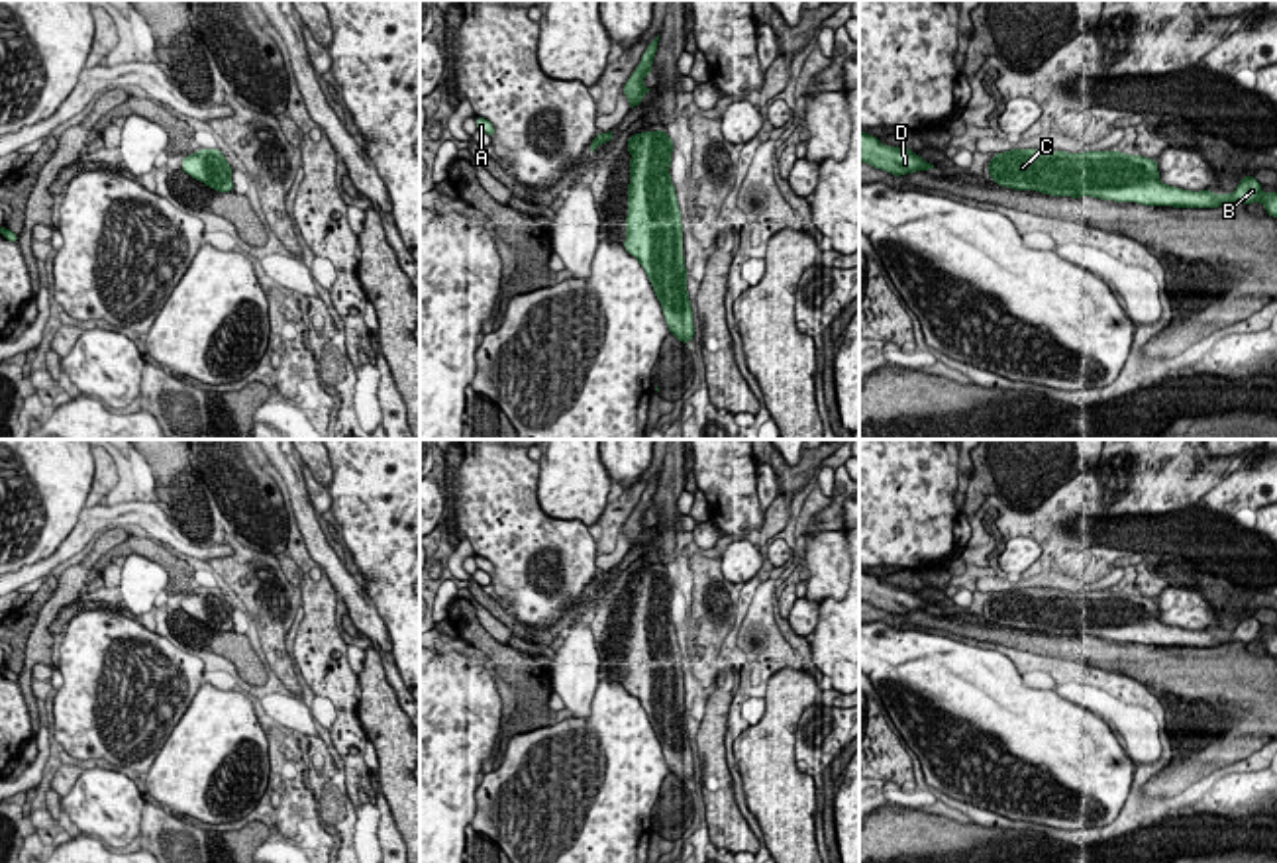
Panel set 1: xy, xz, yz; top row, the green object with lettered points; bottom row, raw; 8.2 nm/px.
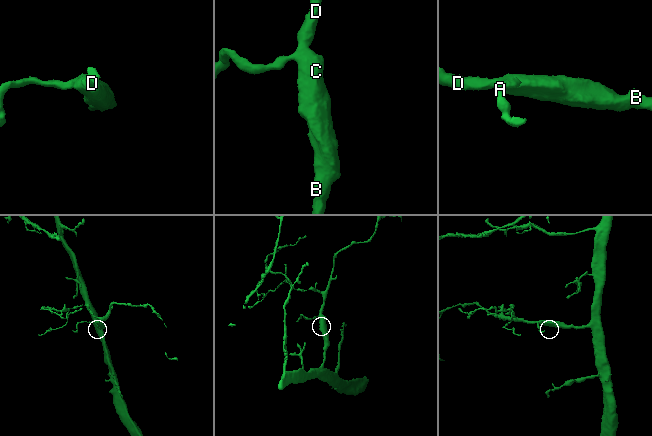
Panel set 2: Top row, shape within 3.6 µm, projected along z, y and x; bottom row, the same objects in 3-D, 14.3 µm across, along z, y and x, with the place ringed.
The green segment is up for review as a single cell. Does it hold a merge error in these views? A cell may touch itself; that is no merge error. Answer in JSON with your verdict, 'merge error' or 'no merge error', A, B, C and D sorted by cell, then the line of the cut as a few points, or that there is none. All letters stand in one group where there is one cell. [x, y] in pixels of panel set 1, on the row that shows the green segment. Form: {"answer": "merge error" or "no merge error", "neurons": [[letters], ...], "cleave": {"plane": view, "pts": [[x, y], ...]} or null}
{"answer": "no merge error", "neurons": [["A", "B", "C", "D"]], "cleave": null}

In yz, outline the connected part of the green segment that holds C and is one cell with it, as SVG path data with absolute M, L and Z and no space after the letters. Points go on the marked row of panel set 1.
M1010 149L993 155L989 177L1006 188L1038 190L1051 196L1093 196L1114 202L1173 208L1218 208L1261 202L1277 218L1277 192L1261 192L1261 184L1244 177L1232 194L1212 194L1167 186L1157 180L1157 161L1120 151L1067 153L1051 149Z

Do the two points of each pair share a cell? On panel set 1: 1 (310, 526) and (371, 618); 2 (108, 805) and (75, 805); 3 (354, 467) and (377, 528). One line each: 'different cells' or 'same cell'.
1: same cell
2: same cell
3: same cell

